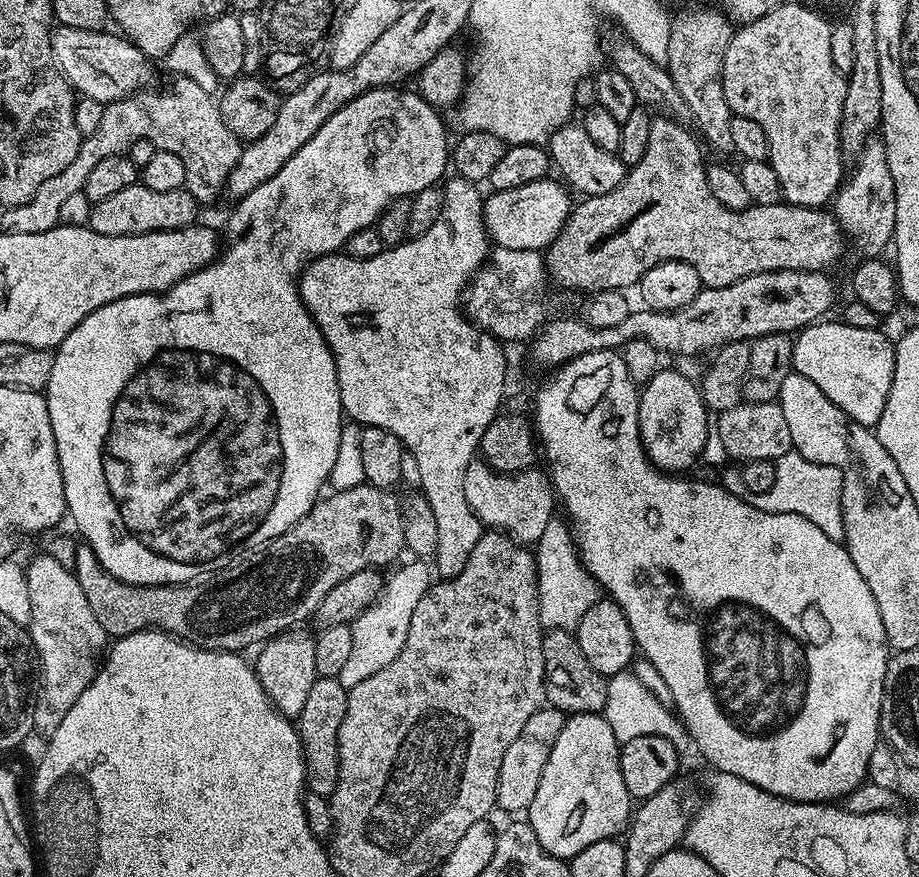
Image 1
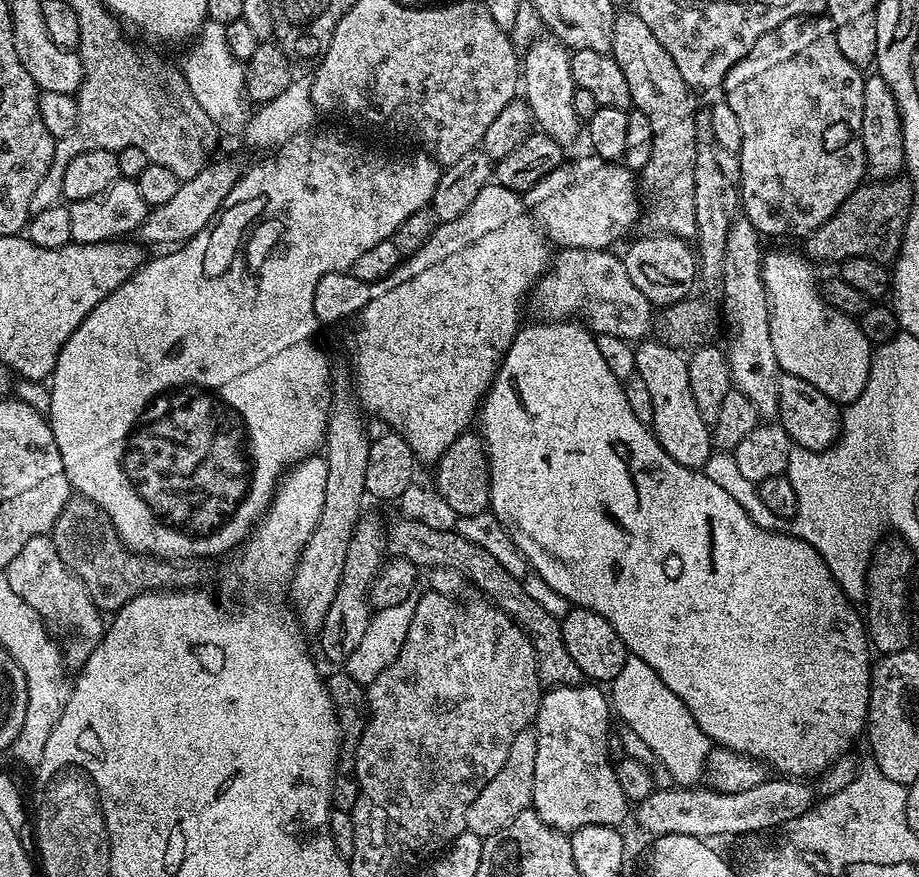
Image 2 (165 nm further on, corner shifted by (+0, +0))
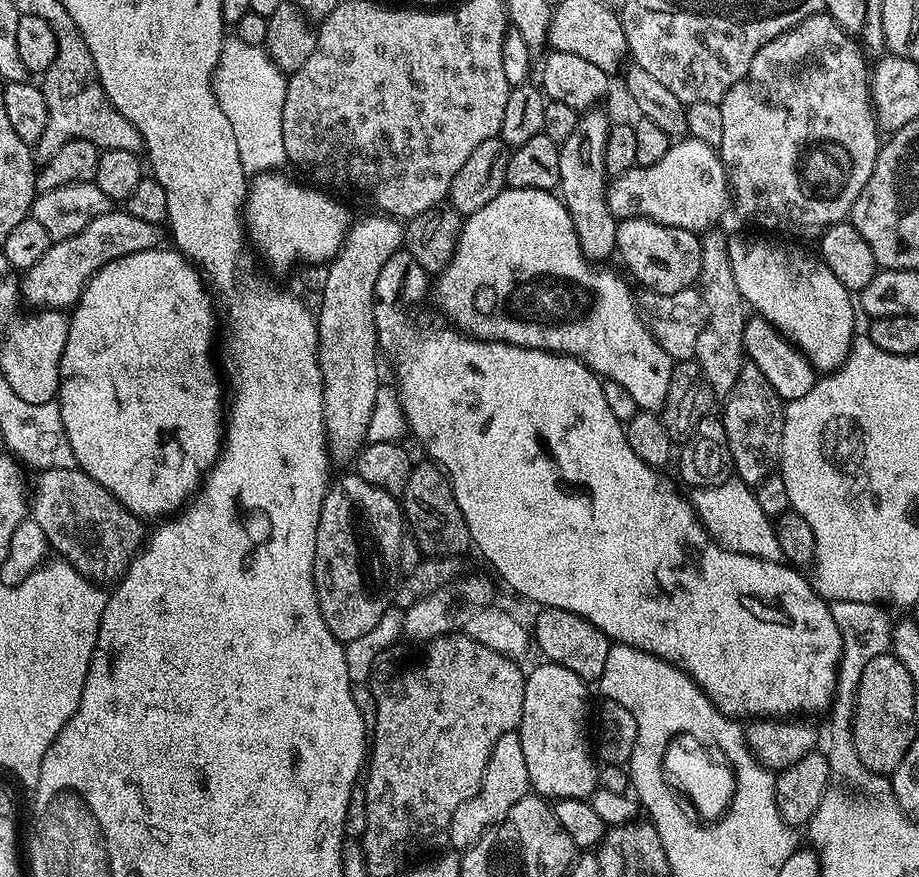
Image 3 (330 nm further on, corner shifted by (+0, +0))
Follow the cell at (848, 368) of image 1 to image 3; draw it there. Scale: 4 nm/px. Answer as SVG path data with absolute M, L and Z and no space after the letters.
M728 236L730 266L734 270L734 282L738 282L738 290L745 305L750 306L753 313L756 311L755 315L759 319L769 320L783 334L785 340L810 361L817 373L836 371L844 365L857 331L855 328L858 312L854 307L853 297L848 288L842 286L838 278L834 278L830 266L826 266L826 262L819 255L812 253L811 256L806 249L799 248L796 244L779 244L776 241L779 239L768 239L772 240L763 240L760 236Z

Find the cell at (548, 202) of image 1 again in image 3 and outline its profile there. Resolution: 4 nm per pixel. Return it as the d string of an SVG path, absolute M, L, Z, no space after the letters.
M680 138L666 150L666 155L654 166L634 167L626 174L615 177L607 189L608 208L617 221L644 217L646 220L656 220L666 226L674 226L682 230L690 230L697 234L709 231L724 216L724 211L730 208L730 189L728 176L724 173L724 164L720 161L719 151L706 142L698 142L691 138Z

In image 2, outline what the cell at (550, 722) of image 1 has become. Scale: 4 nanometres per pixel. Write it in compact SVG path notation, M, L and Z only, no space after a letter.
M524 728L510 742L510 754L506 754L506 762L502 762L502 770L482 786L482 794L470 802L470 810L466 810L467 831L485 837L498 834L502 826L510 826L518 814L532 808L534 794L534 761L538 758L538 738L532 728Z

